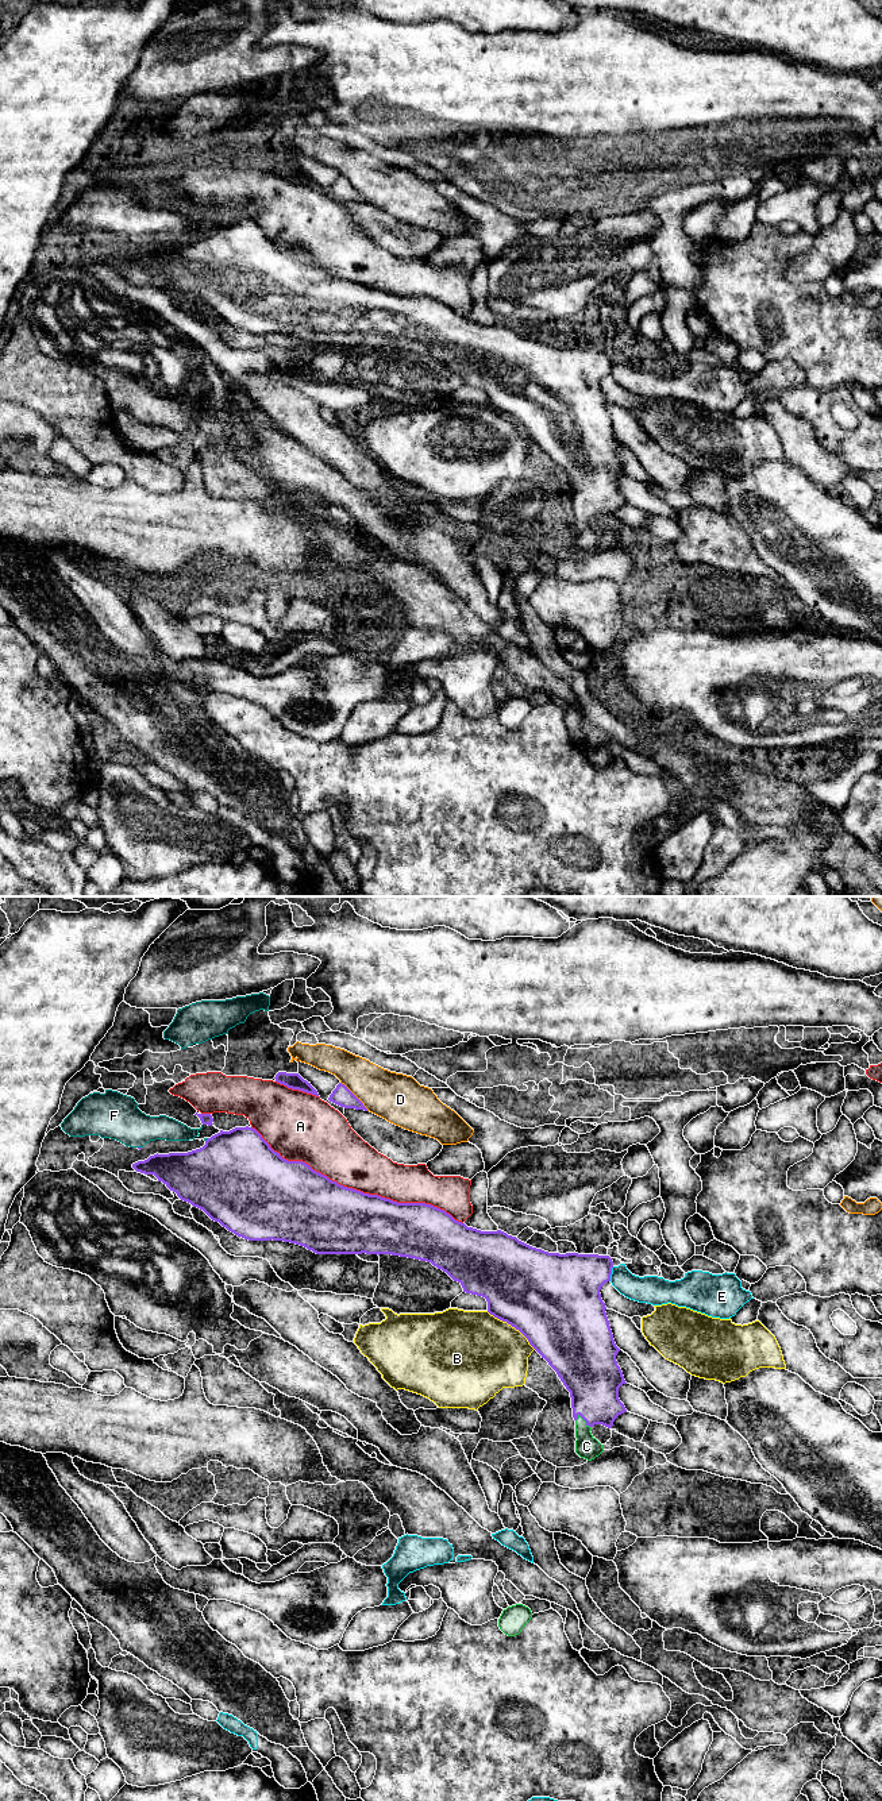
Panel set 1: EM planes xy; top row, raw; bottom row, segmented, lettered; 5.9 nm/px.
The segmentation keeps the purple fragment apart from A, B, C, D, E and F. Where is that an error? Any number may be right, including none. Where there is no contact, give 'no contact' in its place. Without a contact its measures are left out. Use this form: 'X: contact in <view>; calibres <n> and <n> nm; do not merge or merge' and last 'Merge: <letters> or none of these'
A: contact in xy; calibres 420 and 320 nm; do not merge
B: contact in xy; calibres 500 and 480 nm; do not merge
C: contact in xy; calibres 320 and 140 nm; merge
D: contact in xy; calibres 120 and 300 nm; do not merge
E: contact in xy; calibres 360 and 160 nm; do not merge
F: contact in xy; calibres 20 and 280 nm; do not merge
Merge: C

